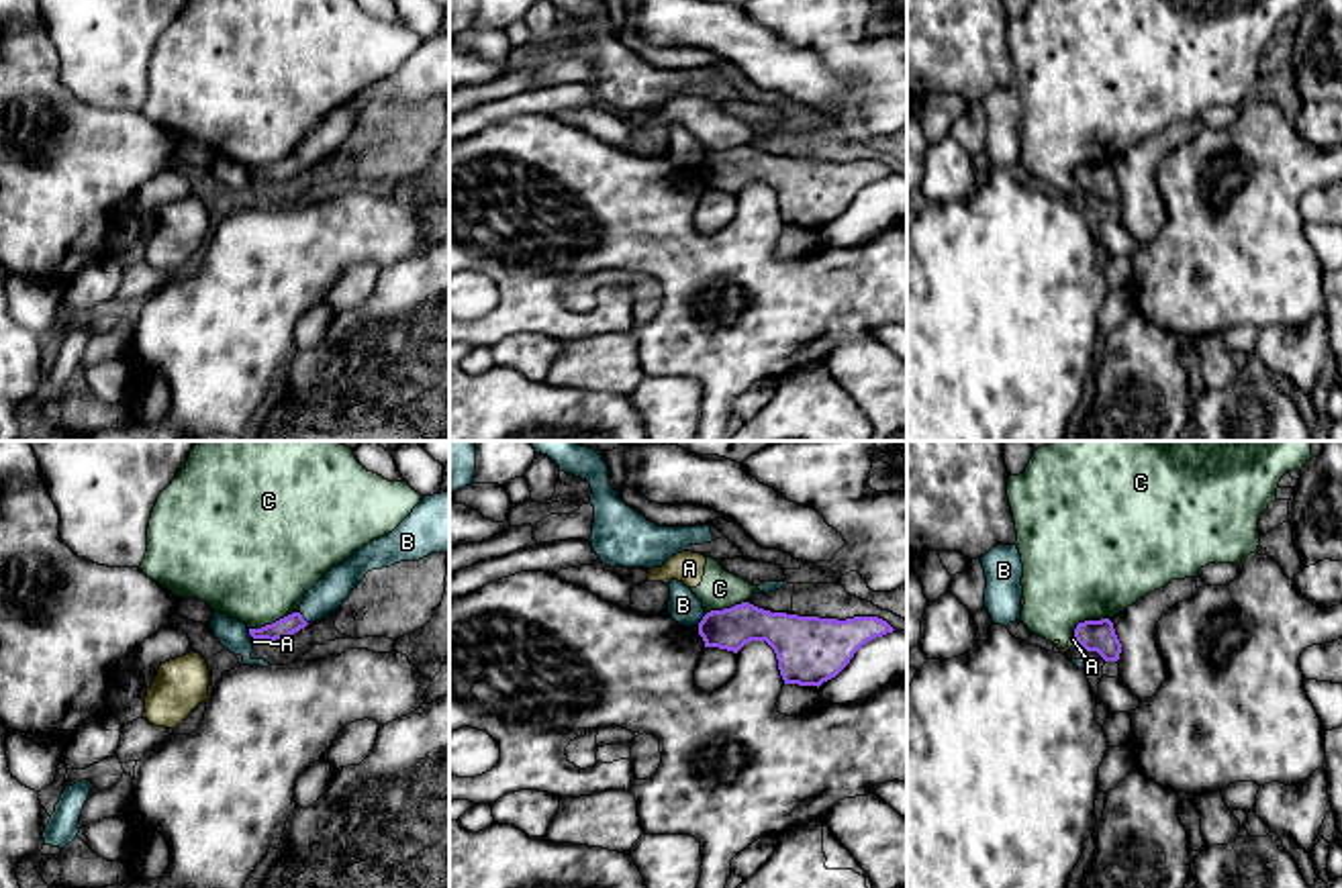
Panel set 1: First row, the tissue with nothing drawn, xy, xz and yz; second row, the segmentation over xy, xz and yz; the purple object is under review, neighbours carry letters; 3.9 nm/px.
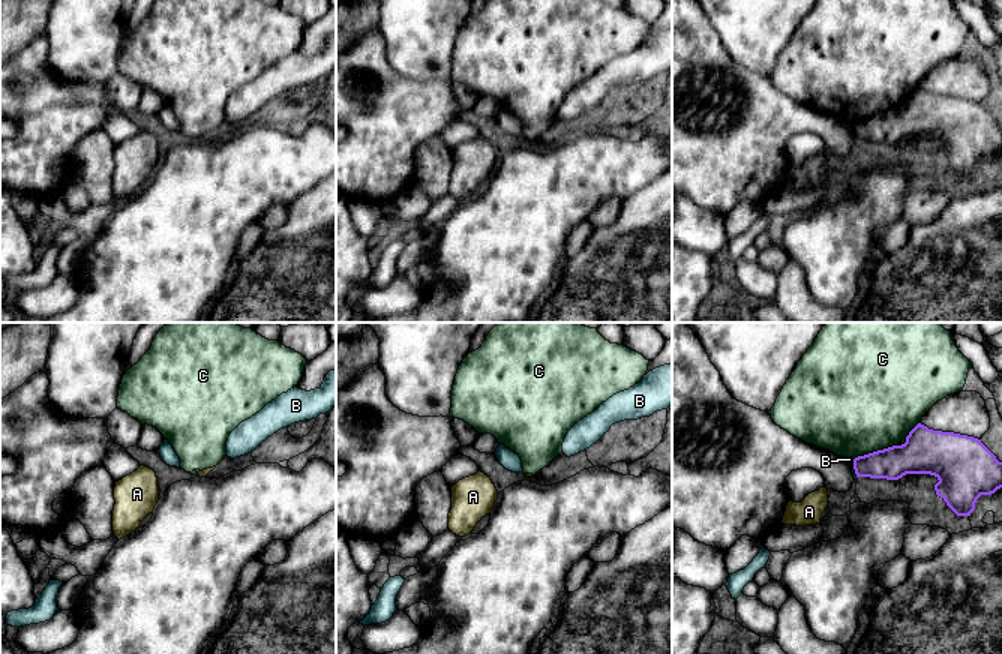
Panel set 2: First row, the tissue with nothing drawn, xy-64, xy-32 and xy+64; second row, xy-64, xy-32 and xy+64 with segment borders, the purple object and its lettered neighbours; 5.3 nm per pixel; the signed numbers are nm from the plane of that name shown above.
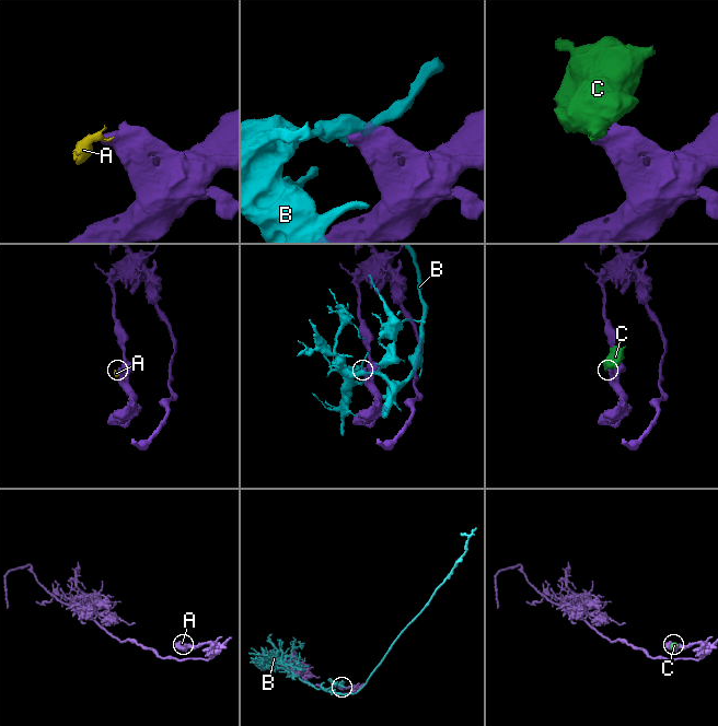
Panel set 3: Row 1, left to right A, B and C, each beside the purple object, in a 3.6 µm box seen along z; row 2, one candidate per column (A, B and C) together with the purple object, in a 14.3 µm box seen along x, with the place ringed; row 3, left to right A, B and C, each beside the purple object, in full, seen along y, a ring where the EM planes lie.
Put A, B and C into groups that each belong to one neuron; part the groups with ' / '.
A C / B

